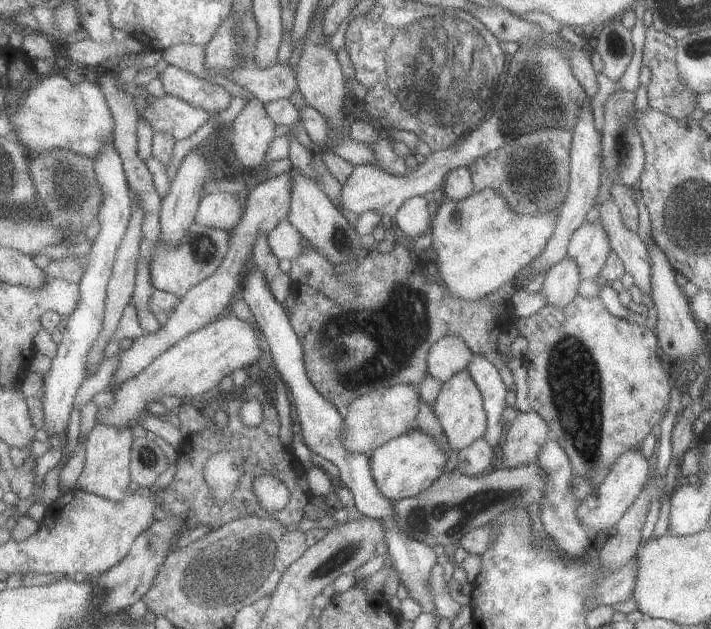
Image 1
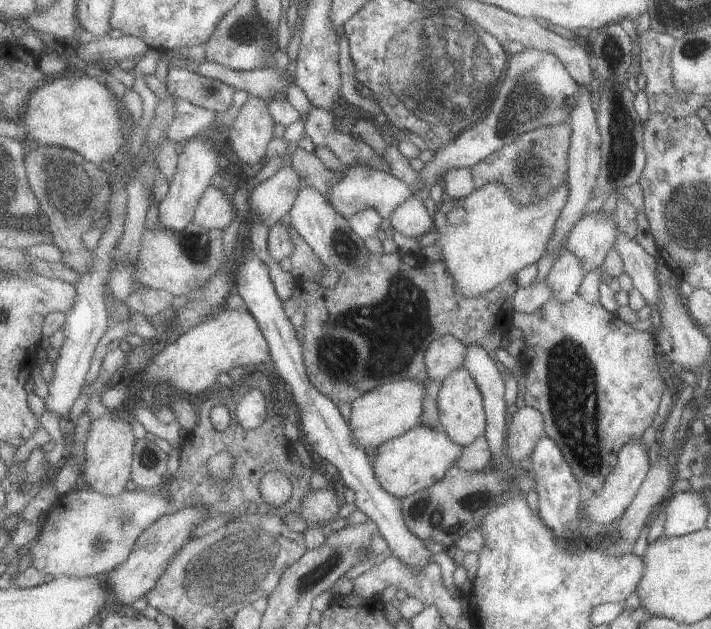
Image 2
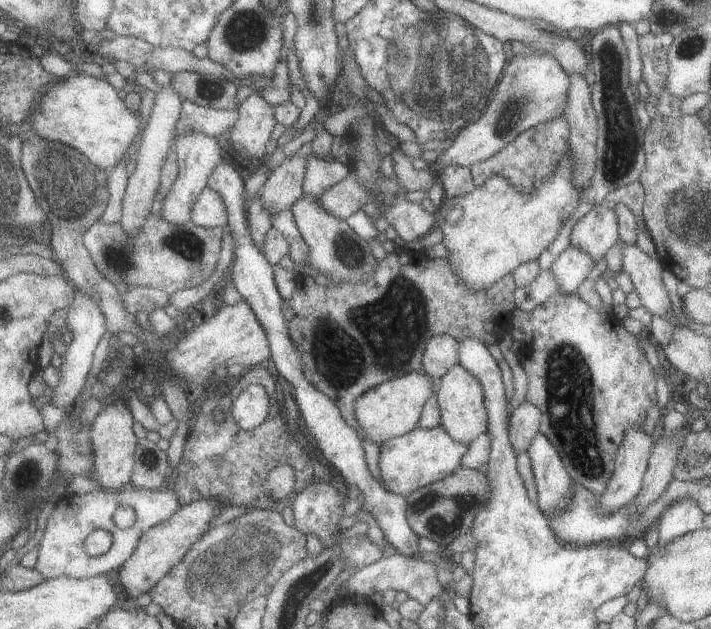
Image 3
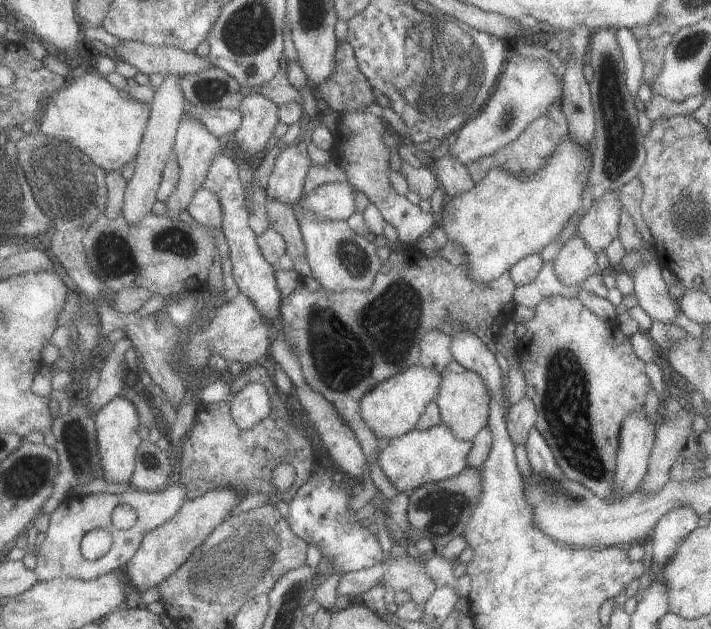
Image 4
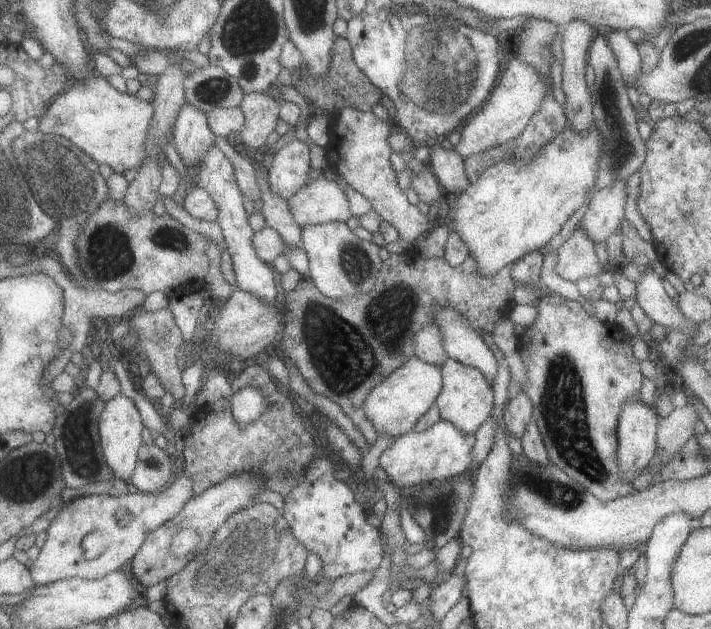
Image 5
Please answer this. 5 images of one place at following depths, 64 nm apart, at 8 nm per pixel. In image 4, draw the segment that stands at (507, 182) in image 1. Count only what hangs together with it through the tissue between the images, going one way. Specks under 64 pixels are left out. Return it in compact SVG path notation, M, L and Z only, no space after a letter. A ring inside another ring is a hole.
M554 103L546 110L545 114L538 116L513 142L500 148L500 150L492 155L482 156L477 160L467 163L465 166L471 180L475 184L495 167L502 167L516 175L520 175L523 172L524 176L527 177L537 171L538 168L543 167L545 159L554 151L558 142L566 134L568 134L568 126L563 109L560 103Z

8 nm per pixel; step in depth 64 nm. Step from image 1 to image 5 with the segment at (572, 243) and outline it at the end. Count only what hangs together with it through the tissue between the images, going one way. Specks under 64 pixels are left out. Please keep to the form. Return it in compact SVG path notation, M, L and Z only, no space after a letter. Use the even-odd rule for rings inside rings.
M616 180L612 186L606 186L592 194L586 214L580 227L586 236L594 242L606 242L614 236L625 218L626 182Z

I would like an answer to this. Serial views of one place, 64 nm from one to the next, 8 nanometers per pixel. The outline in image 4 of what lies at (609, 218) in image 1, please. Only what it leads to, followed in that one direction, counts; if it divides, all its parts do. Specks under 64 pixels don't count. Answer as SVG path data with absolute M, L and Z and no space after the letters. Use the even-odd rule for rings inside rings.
M638 251L628 252L622 258L619 270L633 278L634 296L638 299L640 308L652 321L660 321L666 326L674 324L679 313L677 302L669 296L662 278L662 268L655 258L646 262Z

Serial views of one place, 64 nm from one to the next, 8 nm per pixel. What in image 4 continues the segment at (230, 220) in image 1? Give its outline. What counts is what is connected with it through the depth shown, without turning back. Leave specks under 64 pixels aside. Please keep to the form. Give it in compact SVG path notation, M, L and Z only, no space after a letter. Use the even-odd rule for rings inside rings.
M205 187L202 188L190 204L189 213L195 223L202 226L222 227L223 209L218 196Z

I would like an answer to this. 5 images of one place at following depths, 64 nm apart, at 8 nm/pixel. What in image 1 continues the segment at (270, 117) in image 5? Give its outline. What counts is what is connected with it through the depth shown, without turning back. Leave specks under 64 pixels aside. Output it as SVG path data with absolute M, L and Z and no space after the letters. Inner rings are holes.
M252 98L230 124L230 128L231 148L237 160L244 167L257 172L262 168L264 154L276 136L276 126L266 113L265 104Z

